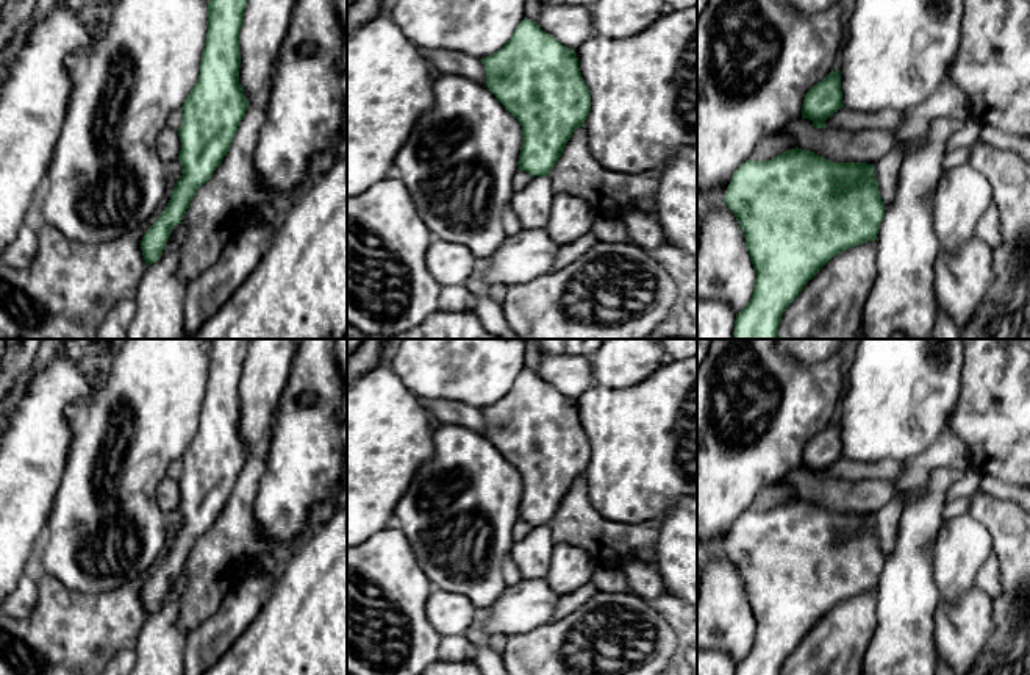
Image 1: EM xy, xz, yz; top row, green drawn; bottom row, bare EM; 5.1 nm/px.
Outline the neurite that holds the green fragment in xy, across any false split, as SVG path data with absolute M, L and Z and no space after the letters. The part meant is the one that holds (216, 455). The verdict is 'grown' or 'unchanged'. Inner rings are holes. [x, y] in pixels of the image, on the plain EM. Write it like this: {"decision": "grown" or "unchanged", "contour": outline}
{"decision": "unchanged", "contour": "M252 339L209 341L200 425L181 456L178 509L183 527L161 567L142 588L141 598L147 616L161 608L172 578L181 573L197 539L222 512L250 455L239 434L239 383Z"}

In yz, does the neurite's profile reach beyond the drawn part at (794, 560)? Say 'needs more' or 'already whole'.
already whole

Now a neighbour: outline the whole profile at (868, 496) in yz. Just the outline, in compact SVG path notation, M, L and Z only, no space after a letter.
M799 467L789 472L780 483L791 484L802 500L832 512L875 512L896 497L896 484L891 480L867 478L847 481L841 478L816 478Z

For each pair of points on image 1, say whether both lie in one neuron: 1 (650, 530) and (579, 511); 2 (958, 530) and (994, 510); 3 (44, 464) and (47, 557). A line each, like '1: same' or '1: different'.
1: same
2: different
3: different

